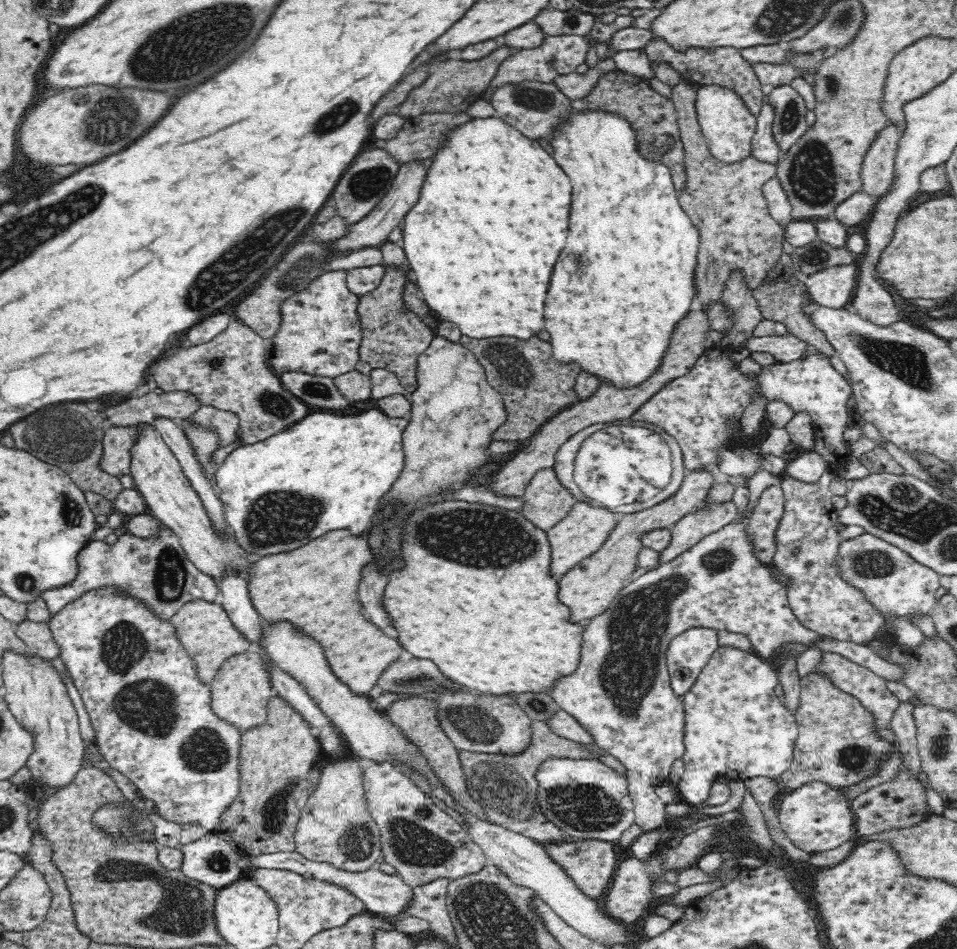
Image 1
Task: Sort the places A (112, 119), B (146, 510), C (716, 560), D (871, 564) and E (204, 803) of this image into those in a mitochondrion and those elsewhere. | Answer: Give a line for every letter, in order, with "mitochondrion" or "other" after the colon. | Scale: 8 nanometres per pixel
A: mitochondrion
B: other
C: mitochondrion
D: mitochondrion
E: other

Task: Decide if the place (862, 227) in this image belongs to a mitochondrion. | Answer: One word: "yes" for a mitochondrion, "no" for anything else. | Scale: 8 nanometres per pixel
no

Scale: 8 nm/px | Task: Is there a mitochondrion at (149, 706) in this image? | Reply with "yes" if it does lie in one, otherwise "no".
yes

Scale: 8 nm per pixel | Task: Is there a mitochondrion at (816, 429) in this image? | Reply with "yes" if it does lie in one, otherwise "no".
no

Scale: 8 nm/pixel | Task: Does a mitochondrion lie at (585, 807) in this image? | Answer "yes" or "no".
yes

